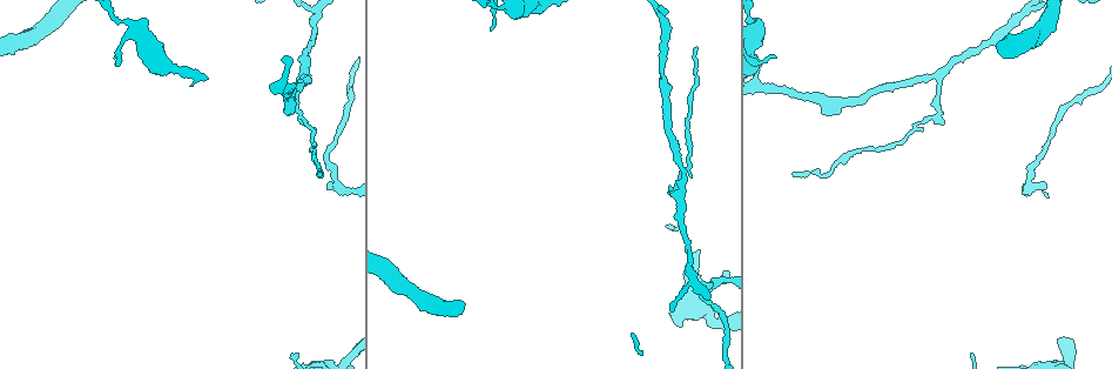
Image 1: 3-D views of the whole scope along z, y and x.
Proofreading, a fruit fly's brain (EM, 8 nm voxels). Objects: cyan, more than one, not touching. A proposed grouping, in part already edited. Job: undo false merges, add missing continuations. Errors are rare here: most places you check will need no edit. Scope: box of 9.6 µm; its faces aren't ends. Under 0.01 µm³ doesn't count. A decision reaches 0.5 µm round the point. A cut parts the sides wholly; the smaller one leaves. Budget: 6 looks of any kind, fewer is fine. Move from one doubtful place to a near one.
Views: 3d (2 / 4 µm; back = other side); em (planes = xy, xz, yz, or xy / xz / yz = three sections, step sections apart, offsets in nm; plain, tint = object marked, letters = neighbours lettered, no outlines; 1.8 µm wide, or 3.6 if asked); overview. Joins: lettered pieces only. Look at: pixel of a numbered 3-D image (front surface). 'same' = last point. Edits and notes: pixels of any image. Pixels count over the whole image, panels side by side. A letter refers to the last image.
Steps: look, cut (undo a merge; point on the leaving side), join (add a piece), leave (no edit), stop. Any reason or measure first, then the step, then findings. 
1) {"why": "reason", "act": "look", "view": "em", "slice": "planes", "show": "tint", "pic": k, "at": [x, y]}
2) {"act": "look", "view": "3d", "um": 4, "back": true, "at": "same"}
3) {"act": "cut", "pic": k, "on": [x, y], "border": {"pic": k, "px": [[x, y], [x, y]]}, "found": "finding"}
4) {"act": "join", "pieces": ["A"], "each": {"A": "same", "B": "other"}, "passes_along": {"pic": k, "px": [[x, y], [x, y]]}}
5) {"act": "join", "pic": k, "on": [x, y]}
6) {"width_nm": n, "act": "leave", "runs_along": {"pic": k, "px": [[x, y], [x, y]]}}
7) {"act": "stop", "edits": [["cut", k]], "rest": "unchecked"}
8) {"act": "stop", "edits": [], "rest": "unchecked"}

{"why": "thin end", "act": "look", "view": "3d", "um": 2, "pic": 1, "at": [114, 56]}

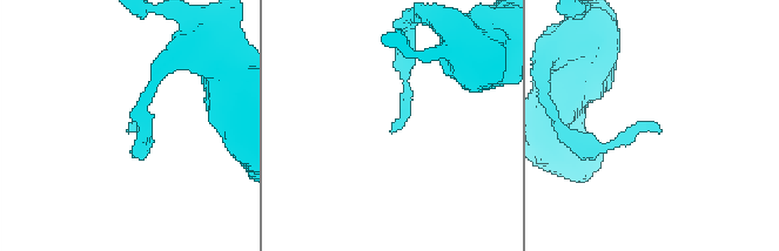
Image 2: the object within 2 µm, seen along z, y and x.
{"act": "look", "view": "em", "slice": "planes", "show": "letters", "pic": 2, "at": [662, 131]}

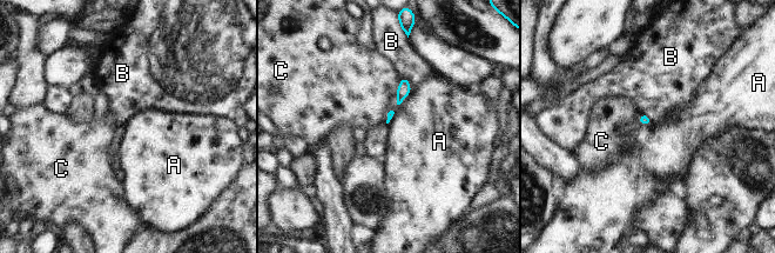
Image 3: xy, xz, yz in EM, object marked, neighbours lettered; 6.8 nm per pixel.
{"act": "leave", "each": {"A": "other", "B": "other", "C": "other"}, "border": {"pic": 3, "px": [[411, 90], [397, 105]]}, "found": "no lettered piece goes on from it"}

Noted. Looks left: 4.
{"why": "thin end", "act": "look", "view": "em", "slice": "xz", "step": 4, "show": "letters", "pic": 1, "at": [317, 173]}

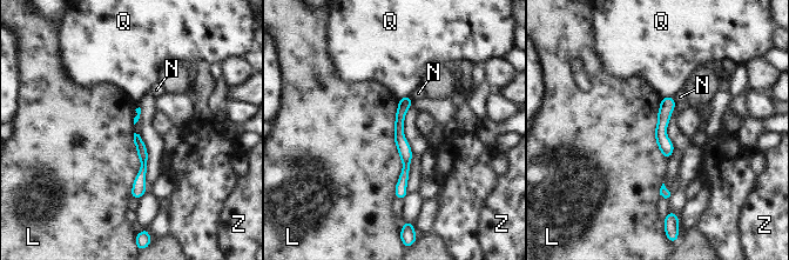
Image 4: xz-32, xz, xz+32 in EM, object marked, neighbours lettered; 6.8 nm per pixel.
{"act": "leave", "each": {"L": "other", "N": "other", "Q": "other", "Z": "other"}, "border": {"pic": 4, "px": [[398, 100], [395, 198]]}, "found": "no lettered piece goes on from it"}

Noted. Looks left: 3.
{"act": "look", "view": "em", "slice": "planes", "show": "letters", "pic": 1, "at": [326, 183]}

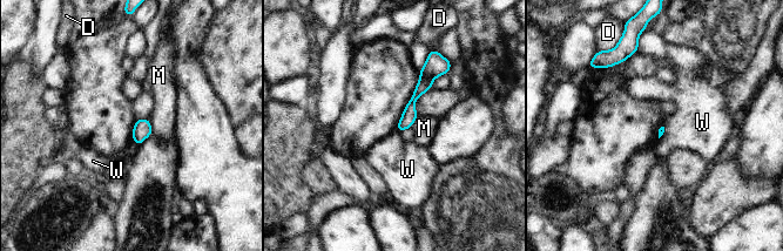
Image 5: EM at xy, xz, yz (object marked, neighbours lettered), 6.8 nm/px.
{"act": "leave", "each": {"D": "other", "M": "other", "W": "other"}, "border": {"pic": 5, "px": [[133, 140], [137, 146]]}, "found": "none of them fits"}

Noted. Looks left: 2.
{"act": "stop", "edits": [], "rest": "unchecked"}

